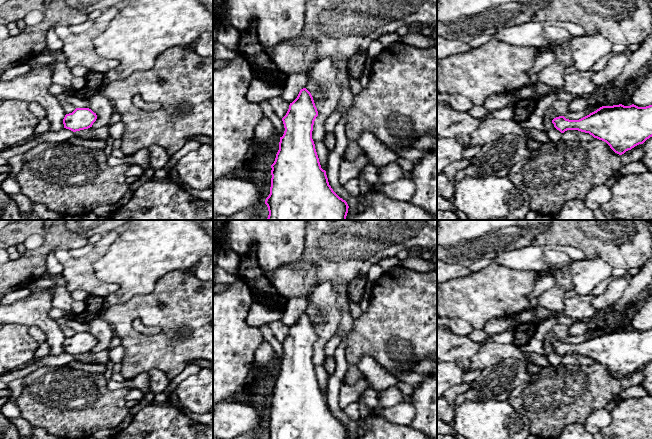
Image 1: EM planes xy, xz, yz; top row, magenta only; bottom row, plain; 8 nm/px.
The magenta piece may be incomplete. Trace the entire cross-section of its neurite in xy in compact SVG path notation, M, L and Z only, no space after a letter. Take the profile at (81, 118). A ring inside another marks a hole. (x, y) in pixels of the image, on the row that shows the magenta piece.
M76 108L63 119L64 128L73 132L88 129L96 121L97 115L89 108Z

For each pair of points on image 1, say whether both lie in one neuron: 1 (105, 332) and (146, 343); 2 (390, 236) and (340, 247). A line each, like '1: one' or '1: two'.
1: two
2: one

